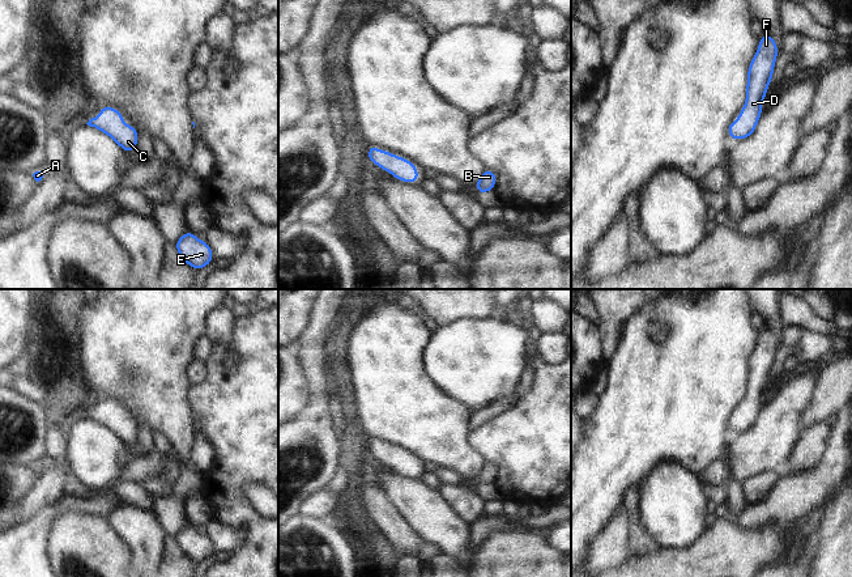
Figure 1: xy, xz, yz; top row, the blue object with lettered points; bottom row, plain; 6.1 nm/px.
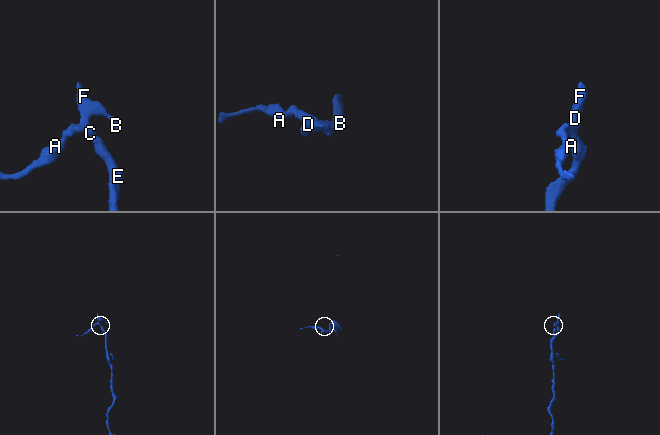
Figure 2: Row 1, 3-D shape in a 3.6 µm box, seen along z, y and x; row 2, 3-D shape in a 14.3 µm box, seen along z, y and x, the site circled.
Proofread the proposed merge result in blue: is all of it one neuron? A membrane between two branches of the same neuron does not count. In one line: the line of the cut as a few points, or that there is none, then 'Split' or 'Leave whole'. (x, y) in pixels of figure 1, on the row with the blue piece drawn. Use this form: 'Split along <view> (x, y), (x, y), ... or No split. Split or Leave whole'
No split. Leave whole

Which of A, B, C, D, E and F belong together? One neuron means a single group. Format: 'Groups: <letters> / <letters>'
Groups: A B C D E F

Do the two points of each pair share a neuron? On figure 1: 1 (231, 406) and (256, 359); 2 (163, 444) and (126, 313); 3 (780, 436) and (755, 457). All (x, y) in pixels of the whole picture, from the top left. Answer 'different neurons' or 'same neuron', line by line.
1: same neuron
2: different neurons
3: same neuron

